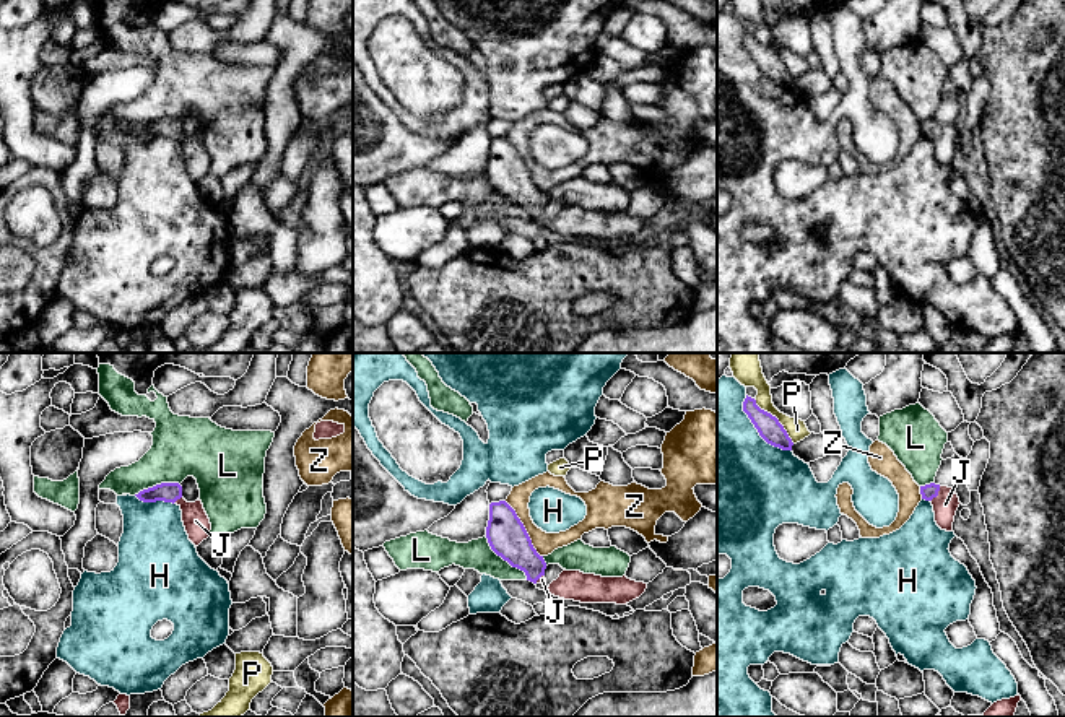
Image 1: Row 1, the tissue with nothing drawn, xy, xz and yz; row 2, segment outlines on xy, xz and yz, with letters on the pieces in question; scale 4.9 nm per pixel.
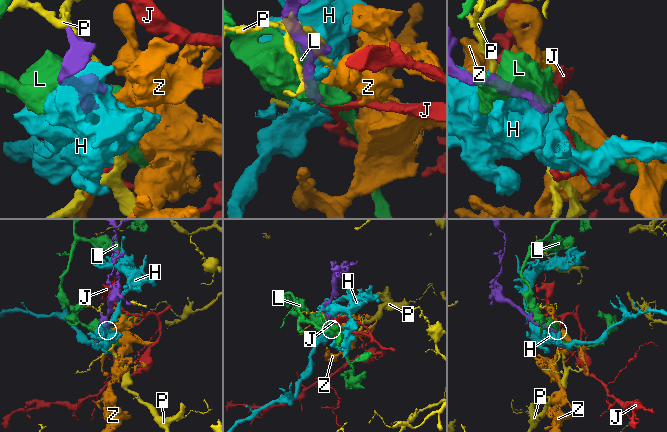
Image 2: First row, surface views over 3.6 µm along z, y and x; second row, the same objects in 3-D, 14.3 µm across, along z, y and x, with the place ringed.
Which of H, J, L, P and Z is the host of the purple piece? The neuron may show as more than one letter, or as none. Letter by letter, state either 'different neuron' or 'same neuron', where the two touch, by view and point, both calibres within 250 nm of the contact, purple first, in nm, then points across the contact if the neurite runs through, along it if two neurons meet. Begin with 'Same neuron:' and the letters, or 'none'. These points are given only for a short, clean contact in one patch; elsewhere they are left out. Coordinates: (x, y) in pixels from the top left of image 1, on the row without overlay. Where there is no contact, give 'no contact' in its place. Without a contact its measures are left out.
Same neuron: J
H: different neuron; meets purple in yz at (758, 67); 120 nm thick on the purple side, 500 nm on the other
J: same neuron; meets purple in yz at (937, 130); 80 nm thick on the purple side, 120 nm on the other; runs through yz (929, 127), (937, 130), (945, 140)
L: different neuron; meets purple in xz at (504, 195); 190 nm thick on the purple side, 150 nm on the other
P: different neuron; meets purple in yz at (776, 54); 120 nm thick on the purple side, 110 nm on the other; border along yz (753, 34), (778, 56), (794, 78)
Z: different neuron; meets purple in xz at (524, 165); 190 nm thick on the purple side, 110 nm on the other; border along xz (504, 137), (514, 147), (532, 182), (542, 192)

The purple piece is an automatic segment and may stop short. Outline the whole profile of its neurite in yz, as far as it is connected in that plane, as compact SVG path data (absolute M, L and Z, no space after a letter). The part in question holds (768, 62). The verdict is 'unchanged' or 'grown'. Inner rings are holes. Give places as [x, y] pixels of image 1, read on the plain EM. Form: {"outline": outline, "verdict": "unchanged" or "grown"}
{"outline": "M748 33L743 37L743 47L748 50L759 72L771 81L782 86L792 86L792 75L776 52L761 46L756 36Z", "verdict": "unchanged"}

